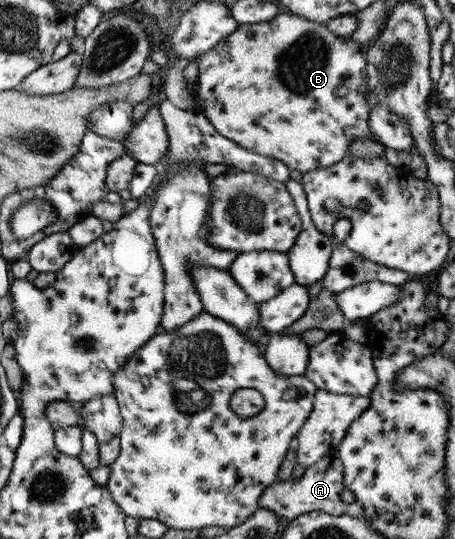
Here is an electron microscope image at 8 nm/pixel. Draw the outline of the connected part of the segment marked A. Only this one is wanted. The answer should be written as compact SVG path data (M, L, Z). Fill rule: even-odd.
M335 453L324 455L312 467L305 469L298 481L290 479L286 482L274 481L259 500L259 508L272 511L278 519L289 521L310 511L324 511L331 515L344 515L348 504L343 501L342 493L346 490L344 484L344 466Z

